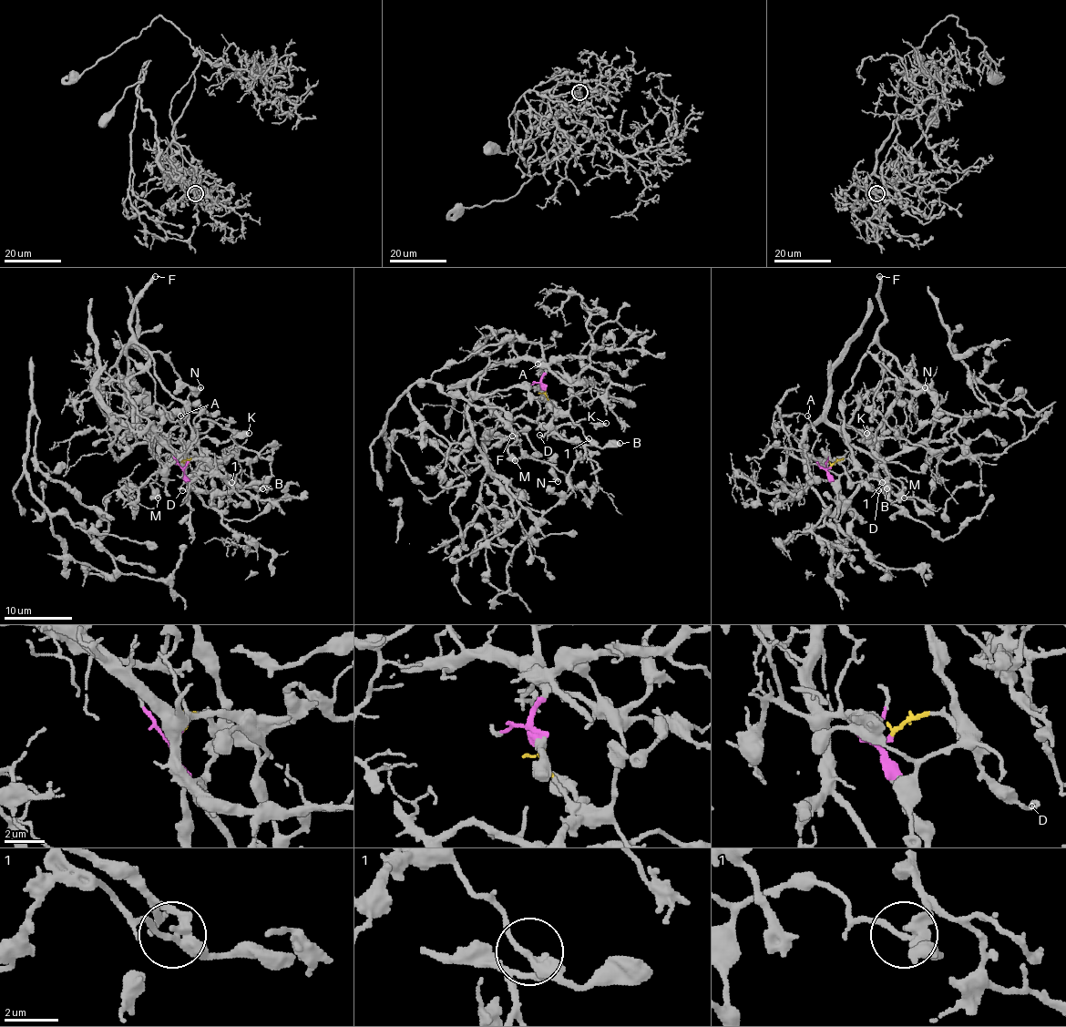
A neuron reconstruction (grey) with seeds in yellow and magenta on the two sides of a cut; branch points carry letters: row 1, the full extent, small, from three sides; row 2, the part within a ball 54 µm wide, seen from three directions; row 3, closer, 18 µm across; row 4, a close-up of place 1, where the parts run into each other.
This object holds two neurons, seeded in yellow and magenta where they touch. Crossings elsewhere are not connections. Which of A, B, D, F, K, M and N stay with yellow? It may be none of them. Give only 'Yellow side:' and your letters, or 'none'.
Yellow side: B, D, F, N

